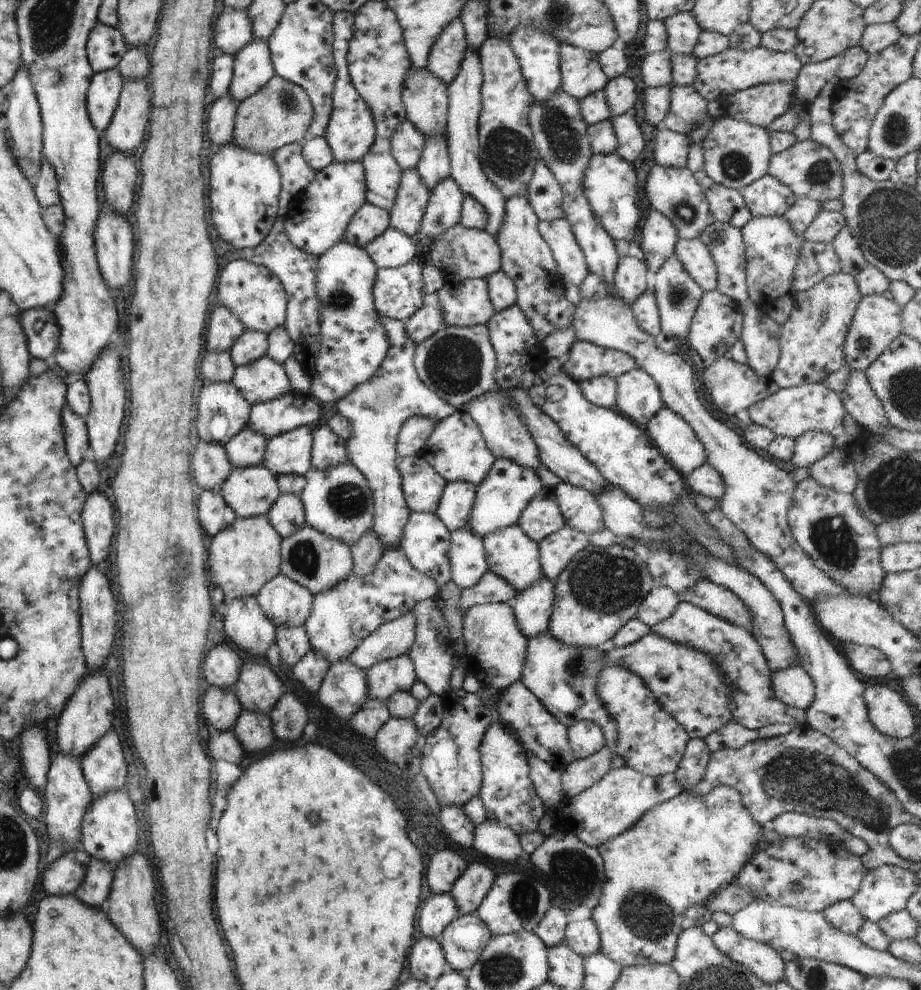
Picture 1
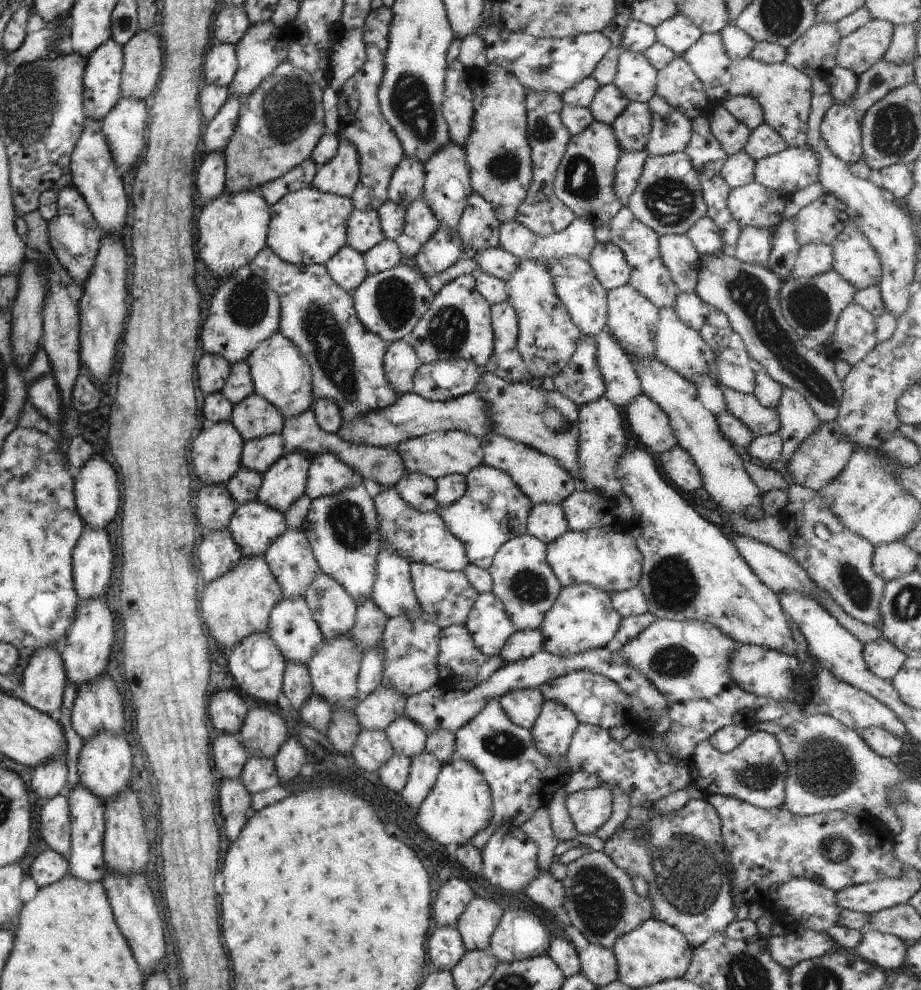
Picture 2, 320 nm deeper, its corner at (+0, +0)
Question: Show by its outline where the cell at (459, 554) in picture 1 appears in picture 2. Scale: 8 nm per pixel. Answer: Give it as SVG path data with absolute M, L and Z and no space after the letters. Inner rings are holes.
M391 487L381 489L372 501L374 502L377 532L380 540L391 552L404 558L409 564L423 563L442 571L462 571L468 563L463 543L460 543L446 528L435 511L419 512L412 509L398 492Z

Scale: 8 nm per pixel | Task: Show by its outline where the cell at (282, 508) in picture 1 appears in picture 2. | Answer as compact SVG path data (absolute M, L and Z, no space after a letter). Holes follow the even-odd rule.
M286 531L262 554L283 599L303 598L320 572L306 536L300 531Z

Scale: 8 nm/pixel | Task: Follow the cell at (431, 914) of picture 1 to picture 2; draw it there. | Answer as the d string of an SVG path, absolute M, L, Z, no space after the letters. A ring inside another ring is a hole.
M436 926L427 944L427 956L431 967L435 971L449 972L464 956L466 946L454 926Z

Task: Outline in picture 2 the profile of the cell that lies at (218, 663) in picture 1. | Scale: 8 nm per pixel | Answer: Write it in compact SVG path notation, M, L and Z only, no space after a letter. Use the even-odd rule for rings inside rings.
M233 687L225 692L223 690L215 692L207 706L207 712L213 720L215 732L237 736L248 710L241 698L241 693L233 692L233 690L236 688Z

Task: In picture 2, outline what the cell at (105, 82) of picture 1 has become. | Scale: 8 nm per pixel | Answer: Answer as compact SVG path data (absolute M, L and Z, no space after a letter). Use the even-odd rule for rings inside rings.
M114 40L103 42L86 59L81 80L81 98L85 118L103 120L120 97L122 46Z

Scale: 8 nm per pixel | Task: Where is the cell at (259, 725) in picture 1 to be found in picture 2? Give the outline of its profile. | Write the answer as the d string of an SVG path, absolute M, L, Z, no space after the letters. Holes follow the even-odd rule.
M249 757L243 765L239 779L249 796L265 792L279 784L273 761L263 757Z

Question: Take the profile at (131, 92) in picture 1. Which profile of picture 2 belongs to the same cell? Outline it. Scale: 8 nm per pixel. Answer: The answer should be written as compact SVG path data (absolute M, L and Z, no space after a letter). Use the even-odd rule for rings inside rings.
M151 29L138 30L122 46L120 96L146 100L157 83L157 66L161 70L160 36Z

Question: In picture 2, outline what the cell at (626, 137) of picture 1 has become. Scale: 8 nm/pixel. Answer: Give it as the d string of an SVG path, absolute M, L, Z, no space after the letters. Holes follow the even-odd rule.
M620 152L614 169L613 194L625 206L639 180L641 168L648 154L641 152Z

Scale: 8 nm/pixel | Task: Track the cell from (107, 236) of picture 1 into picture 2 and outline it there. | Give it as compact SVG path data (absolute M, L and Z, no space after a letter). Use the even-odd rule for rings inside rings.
M85 118L83 122L81 136L70 157L69 169L73 187L83 198L102 236L109 232L117 232L117 228L121 228L123 218L125 218L127 200L121 188L121 179L114 168L114 162L111 162L109 148L101 136L99 123L91 118Z

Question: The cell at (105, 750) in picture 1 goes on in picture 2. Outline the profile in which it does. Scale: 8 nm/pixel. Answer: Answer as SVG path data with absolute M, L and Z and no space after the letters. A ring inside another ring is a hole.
M99 675L74 692L70 725L82 742L101 729L119 733L123 726L121 696L111 678Z

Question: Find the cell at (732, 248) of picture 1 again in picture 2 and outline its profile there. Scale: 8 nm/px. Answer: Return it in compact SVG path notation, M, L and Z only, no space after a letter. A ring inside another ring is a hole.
M708 217L697 220L684 236L689 238L699 258L726 251L721 230Z

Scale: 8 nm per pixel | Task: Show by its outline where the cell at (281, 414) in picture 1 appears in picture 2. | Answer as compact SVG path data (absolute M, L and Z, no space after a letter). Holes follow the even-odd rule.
M280 434L267 435L242 442L240 466L262 475L281 456L282 438Z

